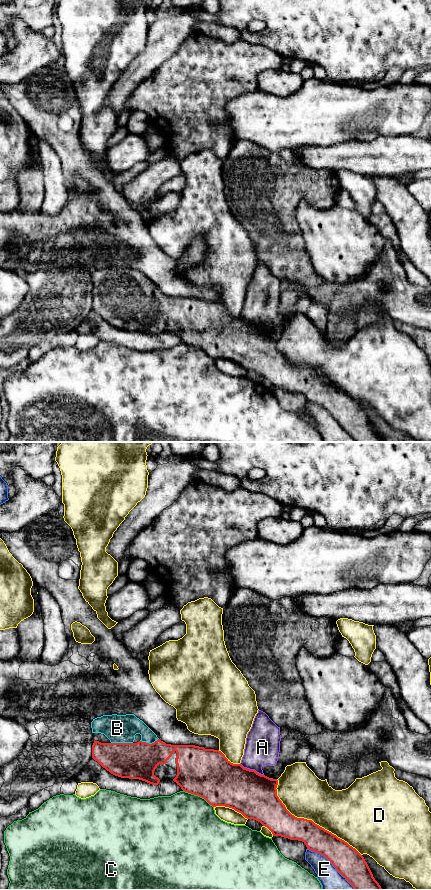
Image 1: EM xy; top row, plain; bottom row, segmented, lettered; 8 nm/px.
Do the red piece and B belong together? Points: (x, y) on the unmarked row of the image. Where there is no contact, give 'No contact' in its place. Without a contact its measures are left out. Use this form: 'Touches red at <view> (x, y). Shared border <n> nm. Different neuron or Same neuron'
Touches red at xy (122, 295). Shared border 180 nm. Same neuron

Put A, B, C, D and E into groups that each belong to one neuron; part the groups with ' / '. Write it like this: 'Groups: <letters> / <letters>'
Groups: A / B / C / D / E

